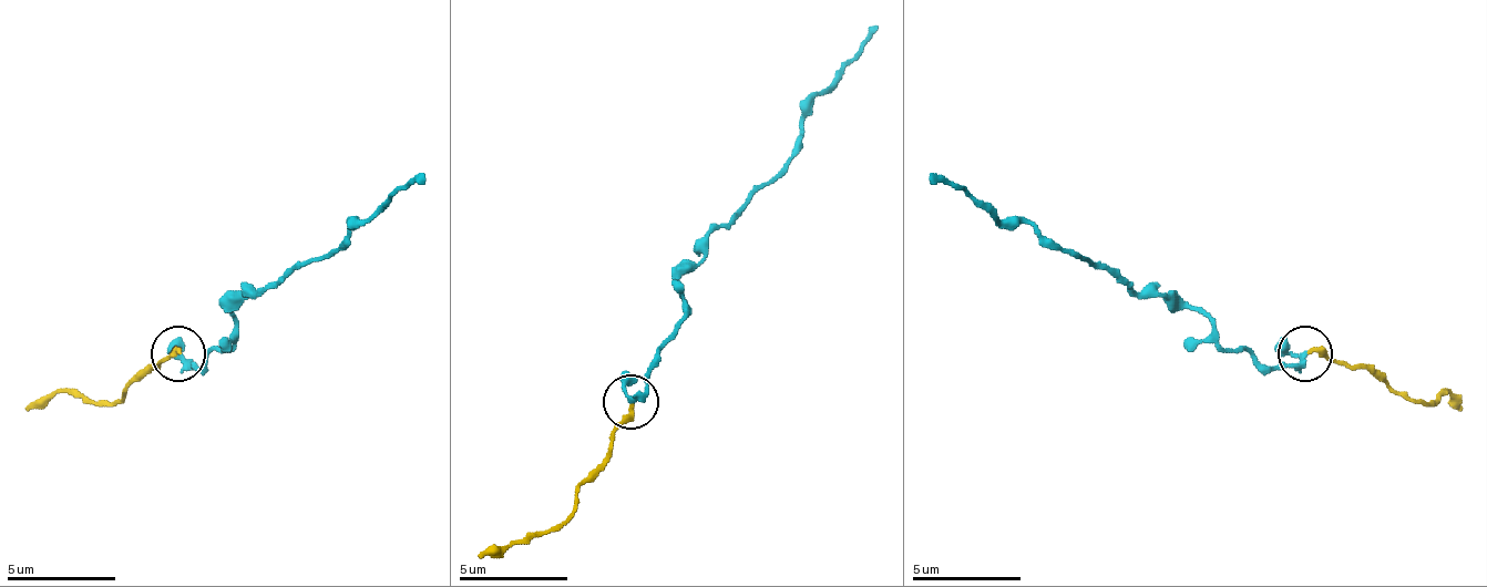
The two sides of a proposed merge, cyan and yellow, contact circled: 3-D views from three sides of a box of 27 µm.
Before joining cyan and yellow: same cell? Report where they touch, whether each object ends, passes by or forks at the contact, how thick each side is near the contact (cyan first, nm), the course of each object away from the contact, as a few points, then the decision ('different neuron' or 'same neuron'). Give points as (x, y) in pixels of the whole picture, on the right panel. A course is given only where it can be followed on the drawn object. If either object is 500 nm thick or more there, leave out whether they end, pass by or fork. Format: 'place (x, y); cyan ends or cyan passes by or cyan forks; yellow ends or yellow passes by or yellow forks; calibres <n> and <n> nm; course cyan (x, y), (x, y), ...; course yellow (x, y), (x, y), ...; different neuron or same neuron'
place (1305, 353); cyan passes by; yellow ends; calibres 240 and 280 nm; course cyan (1304, 352), (1288, 369), (1227, 352), (1211, 319), (1172, 308), (1014, 220), (997, 220), (932, 172); course yellow (1309, 352), (1364, 363), (1413, 401), (1446, 390), (1457, 407); same neuron

